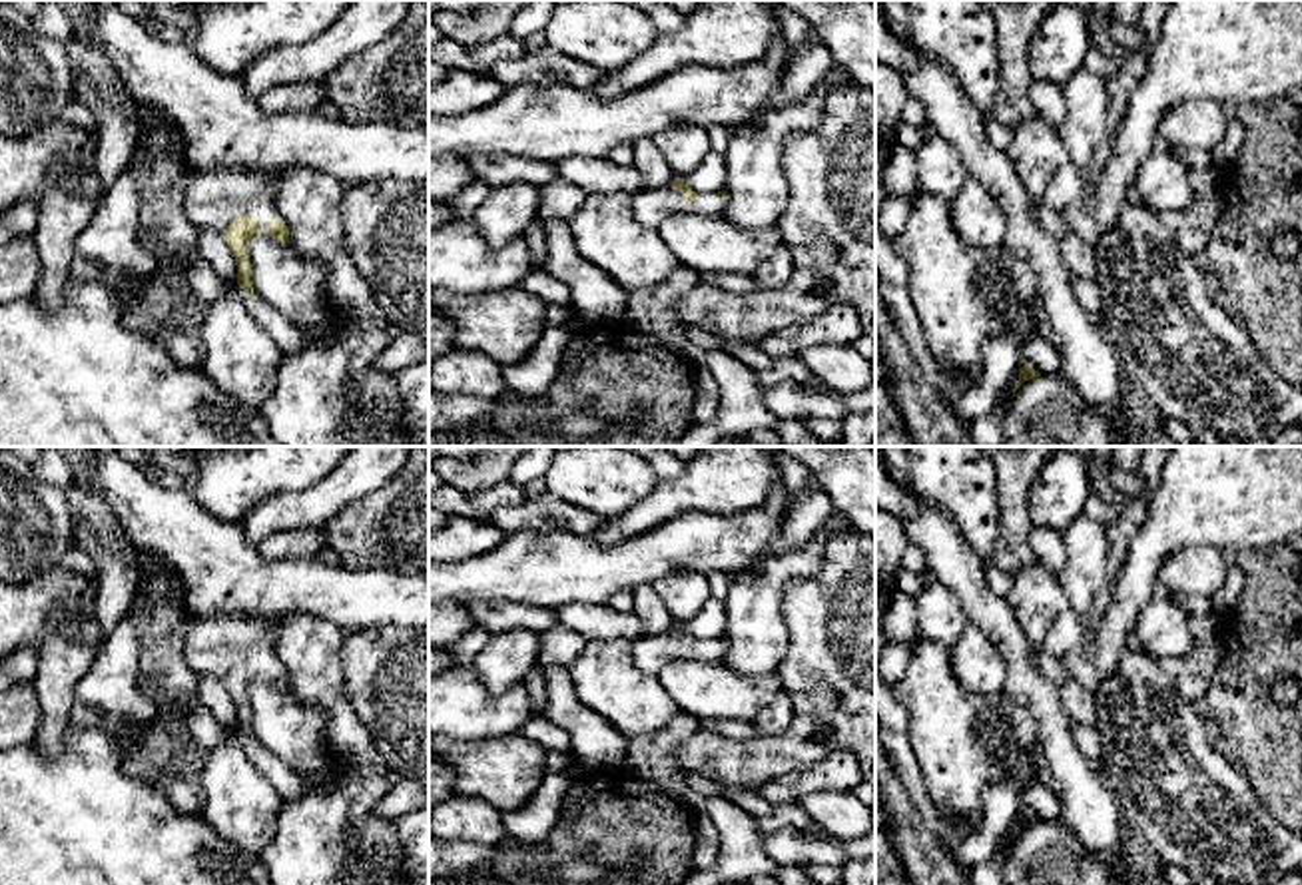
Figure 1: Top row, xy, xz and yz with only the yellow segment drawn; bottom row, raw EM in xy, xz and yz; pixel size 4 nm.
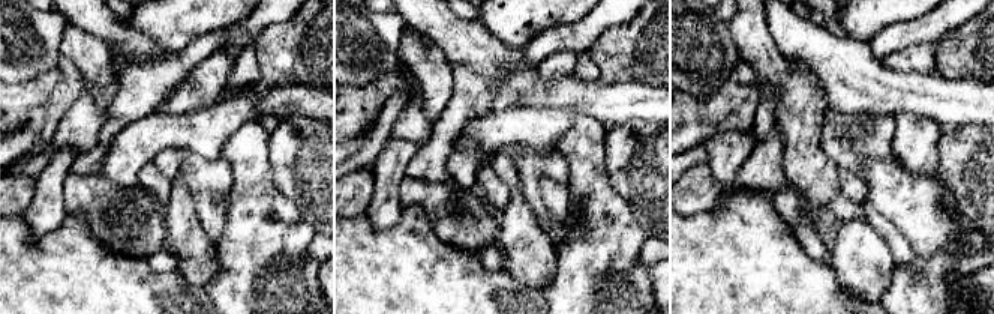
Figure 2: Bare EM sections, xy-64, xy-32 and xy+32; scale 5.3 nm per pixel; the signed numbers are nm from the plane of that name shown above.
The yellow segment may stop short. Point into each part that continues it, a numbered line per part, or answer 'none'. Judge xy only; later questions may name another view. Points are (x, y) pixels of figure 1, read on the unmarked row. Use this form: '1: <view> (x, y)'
1: xy (216, 662)

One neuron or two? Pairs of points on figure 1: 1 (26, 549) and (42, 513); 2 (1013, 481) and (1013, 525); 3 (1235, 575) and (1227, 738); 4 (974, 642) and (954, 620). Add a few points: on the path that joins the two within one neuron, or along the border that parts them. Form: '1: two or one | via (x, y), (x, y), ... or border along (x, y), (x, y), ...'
1: one | via (26, 541), (26, 529), (34, 521)
2: one | via (1013, 491), (1013, 515)
3: two | border along (1239, 563), (1245, 575), (1245, 590), (1225, 620)
4: two | border along (968, 622), (950, 648)

